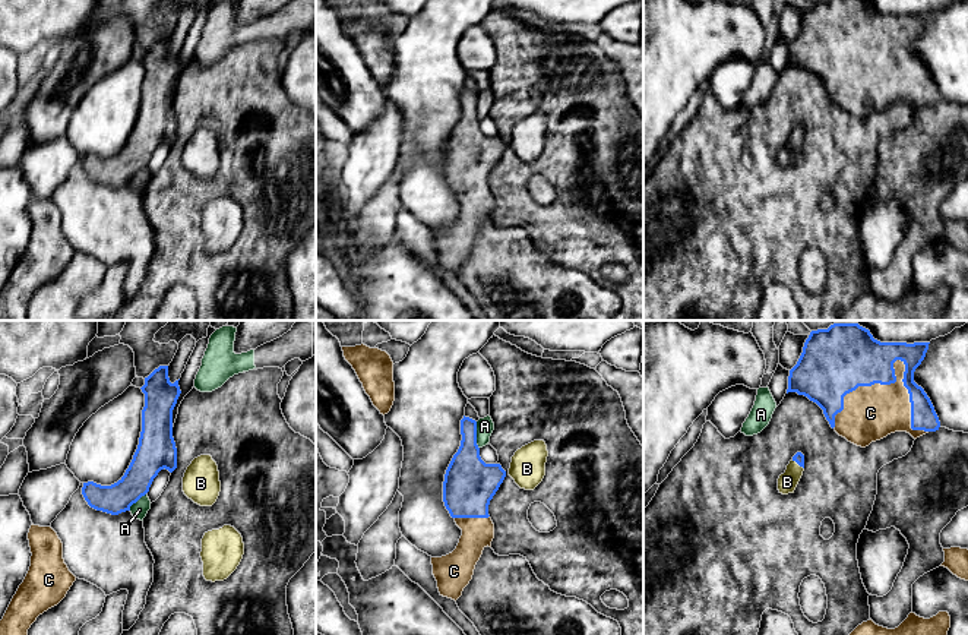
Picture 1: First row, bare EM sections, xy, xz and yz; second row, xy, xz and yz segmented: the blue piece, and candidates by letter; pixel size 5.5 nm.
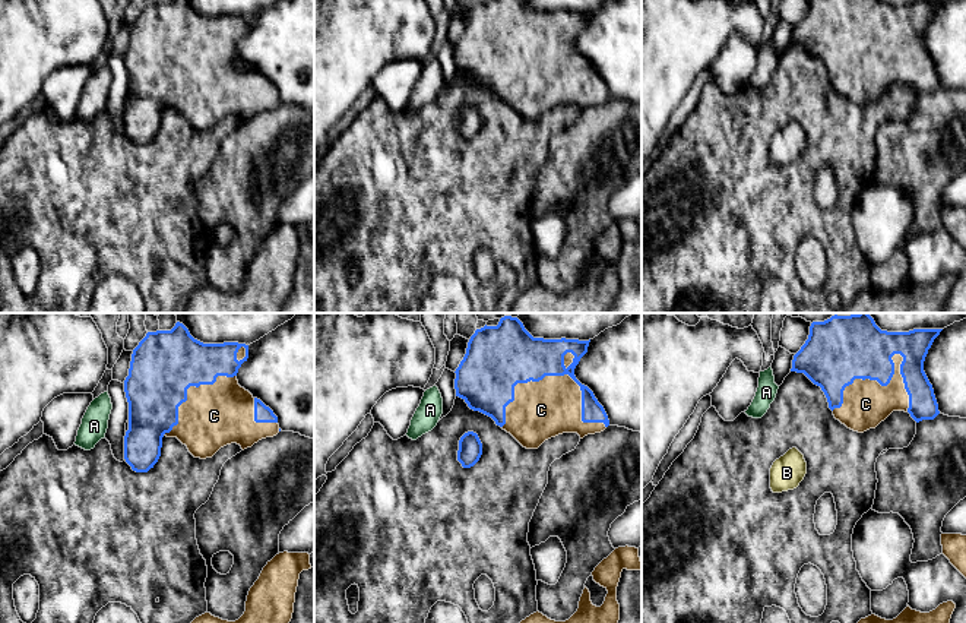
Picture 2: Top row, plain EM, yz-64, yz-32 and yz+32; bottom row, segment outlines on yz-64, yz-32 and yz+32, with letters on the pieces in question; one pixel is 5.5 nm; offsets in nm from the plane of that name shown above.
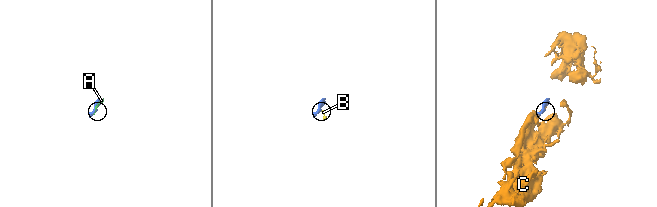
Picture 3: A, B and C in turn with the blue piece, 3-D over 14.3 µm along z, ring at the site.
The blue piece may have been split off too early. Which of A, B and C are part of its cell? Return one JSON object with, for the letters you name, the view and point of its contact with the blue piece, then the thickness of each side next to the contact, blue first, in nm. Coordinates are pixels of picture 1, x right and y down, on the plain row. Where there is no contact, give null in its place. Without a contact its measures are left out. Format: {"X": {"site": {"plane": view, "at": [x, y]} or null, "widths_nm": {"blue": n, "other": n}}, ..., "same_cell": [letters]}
{"A": {"site": {"plane": "xz", "at": [475, 107]}, "widths_nm": {"blue": 260, "other": 100}}, "B": {"site": {"plane": "yz", "at": [797, 135]}, "widths_nm": {"blue": 60, "other": 110}}, "C": {"site": {"plane": "yz", "at": [867, 57]}, "widths_nm": {"blue": 380, "other": 300}}, "same_cell": ["A", "B", "C"]}

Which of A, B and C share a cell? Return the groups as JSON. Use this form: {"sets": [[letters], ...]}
{"sets": [["A", "B", "C"]]}

